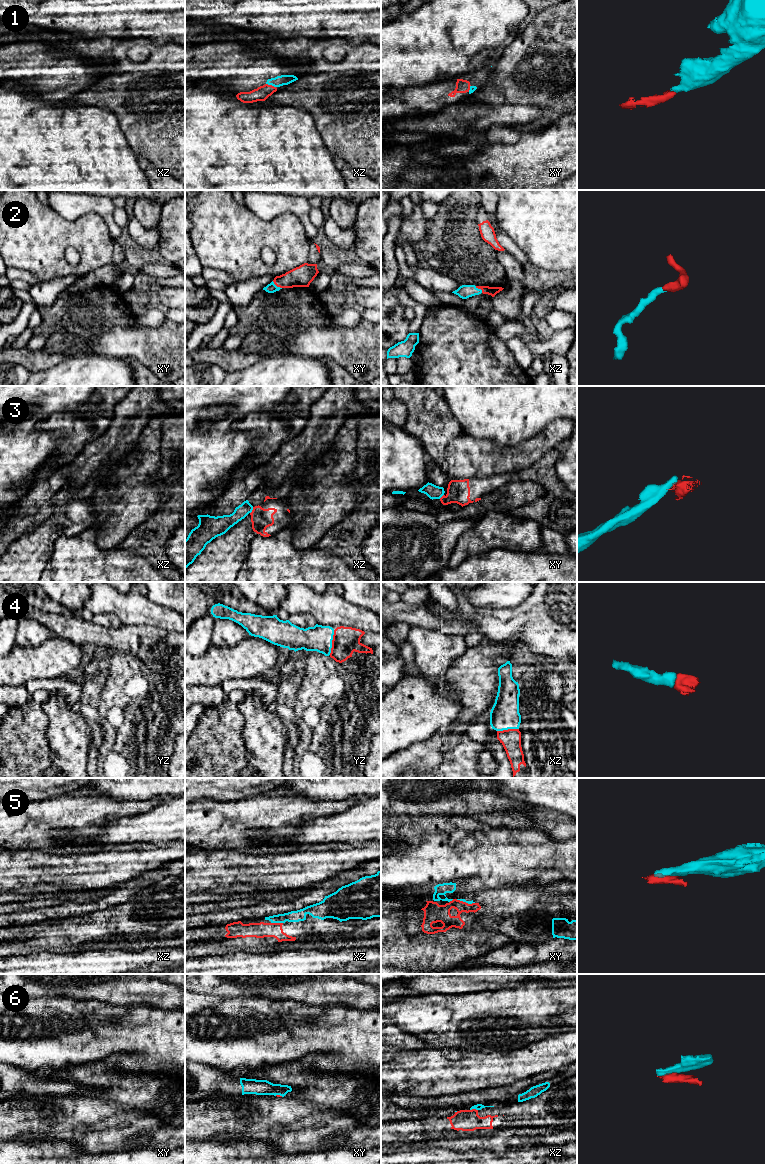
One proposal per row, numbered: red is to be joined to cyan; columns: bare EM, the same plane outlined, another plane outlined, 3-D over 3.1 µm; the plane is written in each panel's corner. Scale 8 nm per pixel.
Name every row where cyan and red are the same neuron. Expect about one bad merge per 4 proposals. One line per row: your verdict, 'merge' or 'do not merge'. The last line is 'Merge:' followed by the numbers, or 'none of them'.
1: merge
2: merge
3: do not merge
4: merge
5: merge
6: do not merge
Merge: 1, 2, 4, 5

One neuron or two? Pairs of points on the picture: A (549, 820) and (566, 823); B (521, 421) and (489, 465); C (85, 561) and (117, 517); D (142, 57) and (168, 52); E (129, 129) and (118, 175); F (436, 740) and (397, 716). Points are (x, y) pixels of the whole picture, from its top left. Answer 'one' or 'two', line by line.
A: one
B: two
C: two
D: one
E: two
F: two

